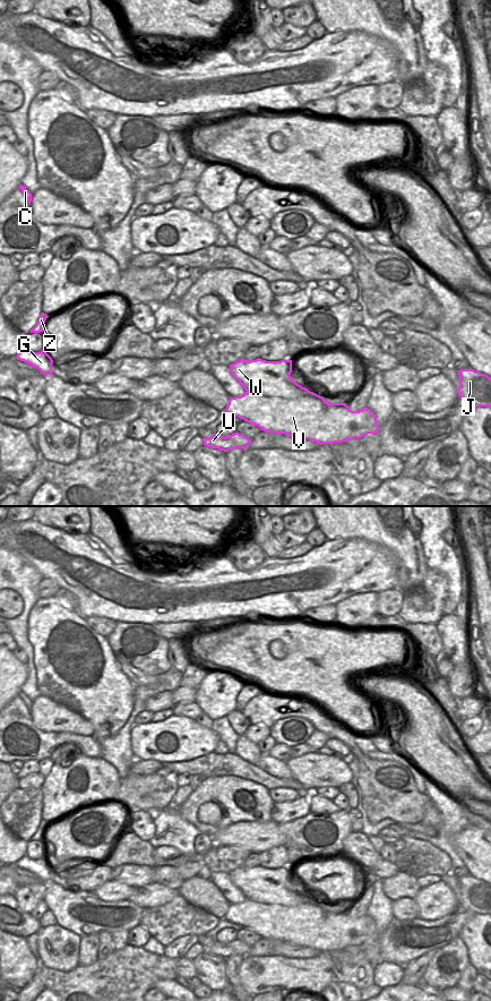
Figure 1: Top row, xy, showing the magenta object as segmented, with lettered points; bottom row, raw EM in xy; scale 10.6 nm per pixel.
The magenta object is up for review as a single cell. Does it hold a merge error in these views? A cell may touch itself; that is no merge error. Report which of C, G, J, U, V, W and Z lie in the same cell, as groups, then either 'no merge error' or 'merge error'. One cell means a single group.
C G J U V Z / W; merge error

